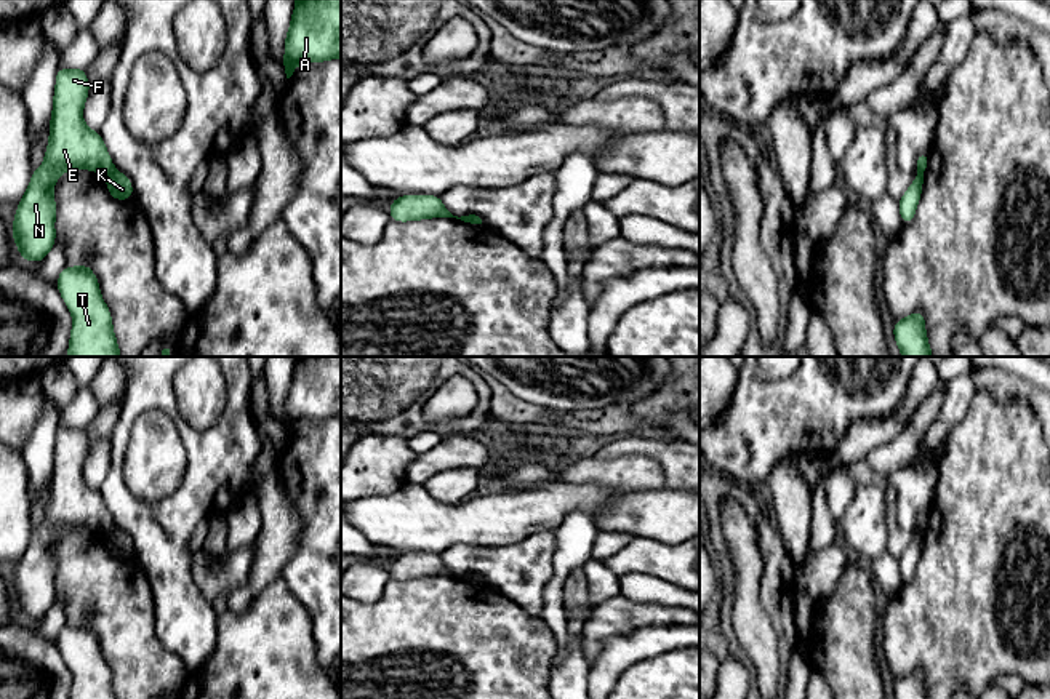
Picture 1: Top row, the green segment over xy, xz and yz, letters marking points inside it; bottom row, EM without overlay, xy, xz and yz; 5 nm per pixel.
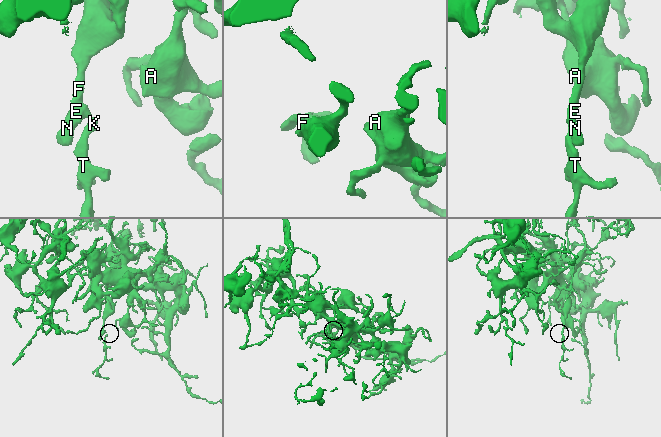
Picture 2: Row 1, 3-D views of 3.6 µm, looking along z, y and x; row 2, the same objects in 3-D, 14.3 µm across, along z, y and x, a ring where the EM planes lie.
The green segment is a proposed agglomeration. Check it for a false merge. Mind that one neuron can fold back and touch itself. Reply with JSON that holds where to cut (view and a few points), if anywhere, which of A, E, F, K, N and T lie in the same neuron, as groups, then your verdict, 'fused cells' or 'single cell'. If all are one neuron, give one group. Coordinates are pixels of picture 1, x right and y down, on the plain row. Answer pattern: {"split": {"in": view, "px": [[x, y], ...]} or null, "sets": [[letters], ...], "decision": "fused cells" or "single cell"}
{"split": {"in": "xy", "px": [[112, 527], [104, 533]]}, "sets": [["A", "E", "F", "N"], ["K", "T"]], "decision": "fused cells"}

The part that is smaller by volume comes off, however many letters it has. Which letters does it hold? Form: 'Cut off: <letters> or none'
Cut off: K, T

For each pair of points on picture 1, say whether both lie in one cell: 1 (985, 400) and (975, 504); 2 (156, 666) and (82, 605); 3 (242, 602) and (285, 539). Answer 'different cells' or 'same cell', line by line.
1: same cell
2: same cell
3: same cell

